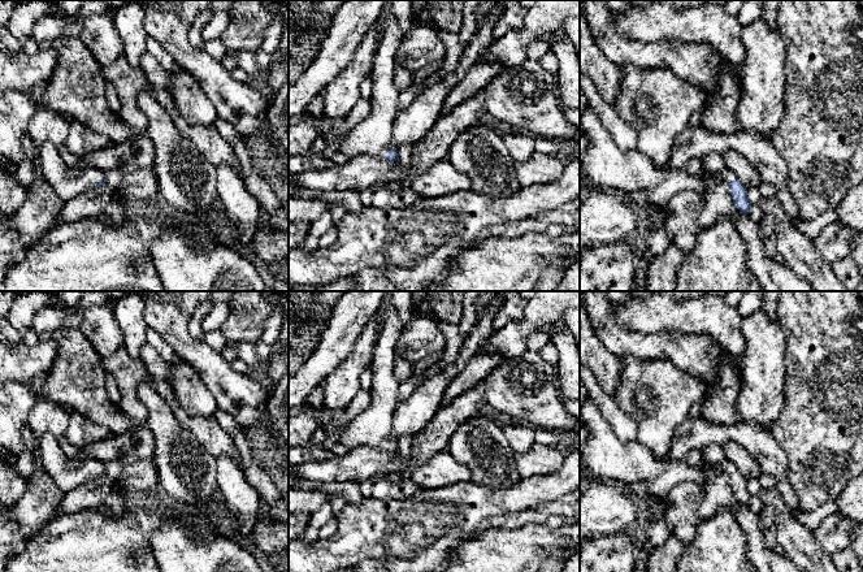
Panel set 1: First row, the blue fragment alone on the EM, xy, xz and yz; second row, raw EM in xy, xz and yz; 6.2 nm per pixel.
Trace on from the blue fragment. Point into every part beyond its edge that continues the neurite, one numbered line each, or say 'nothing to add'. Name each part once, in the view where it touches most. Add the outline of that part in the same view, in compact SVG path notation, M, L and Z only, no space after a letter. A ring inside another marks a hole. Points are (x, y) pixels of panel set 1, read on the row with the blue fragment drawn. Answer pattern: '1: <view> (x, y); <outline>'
1: xy (57, 174); M51 142L40 144L39 155L40 166L47 182L64 202L86 194L100 181L105 181L105 173L92 168L87 168L79 176L71 176L70 168L65 165L58 153L58 147Z

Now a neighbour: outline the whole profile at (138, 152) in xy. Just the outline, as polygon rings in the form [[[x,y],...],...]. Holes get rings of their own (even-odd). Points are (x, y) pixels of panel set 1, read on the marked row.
[[[144,131],[125,142],[112,143],[108,148],[91,152],[81,157],[77,166],[70,168],[71,176],[79,176],[87,168],[107,173],[120,169],[122,173],[146,168],[153,170],[155,147],[151,138]]]

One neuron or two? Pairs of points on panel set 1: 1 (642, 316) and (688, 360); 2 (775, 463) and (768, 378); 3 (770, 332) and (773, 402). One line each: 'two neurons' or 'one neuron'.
1: two neurons
2: two neurons
3: one neuron

